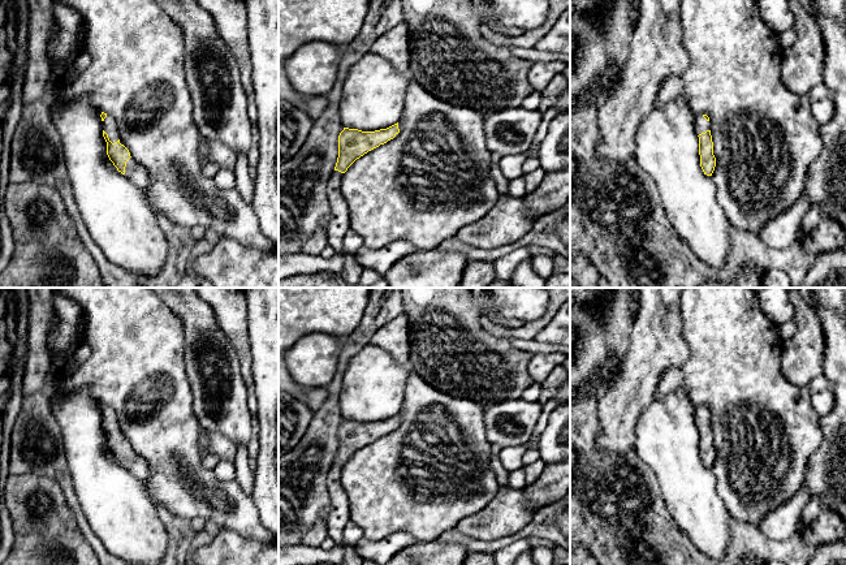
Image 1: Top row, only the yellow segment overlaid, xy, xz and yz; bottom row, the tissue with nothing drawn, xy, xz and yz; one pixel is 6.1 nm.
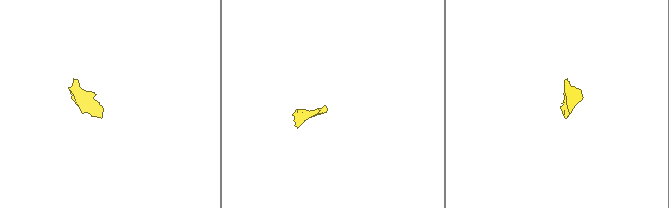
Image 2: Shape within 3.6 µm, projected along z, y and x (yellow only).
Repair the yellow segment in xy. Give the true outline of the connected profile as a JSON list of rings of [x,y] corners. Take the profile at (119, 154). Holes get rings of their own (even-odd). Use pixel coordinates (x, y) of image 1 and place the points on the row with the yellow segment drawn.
[[[102,112],[103,137],[107,142],[107,155],[118,172],[125,174],[134,185],[139,187],[148,186],[150,176],[143,165],[137,163],[129,150],[124,146],[118,125],[113,116]]]

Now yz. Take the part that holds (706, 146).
[[[695,115],[695,131],[699,137],[700,167],[704,174],[712,176],[716,167],[716,158],[713,155],[711,122],[707,115]]]

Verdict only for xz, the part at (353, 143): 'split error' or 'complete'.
split error

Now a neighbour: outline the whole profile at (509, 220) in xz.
[[[500,195],[495,207],[482,219],[458,230],[462,242],[479,249],[497,249],[518,241],[535,223],[523,198]]]

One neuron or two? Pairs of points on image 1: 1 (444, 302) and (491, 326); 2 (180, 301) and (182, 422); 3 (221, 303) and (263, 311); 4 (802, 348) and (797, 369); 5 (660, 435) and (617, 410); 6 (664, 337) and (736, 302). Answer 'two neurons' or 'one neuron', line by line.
1: two neurons
2: two neurons
3: two neurons
4: one neuron
5: two neurons
6: two neurons

